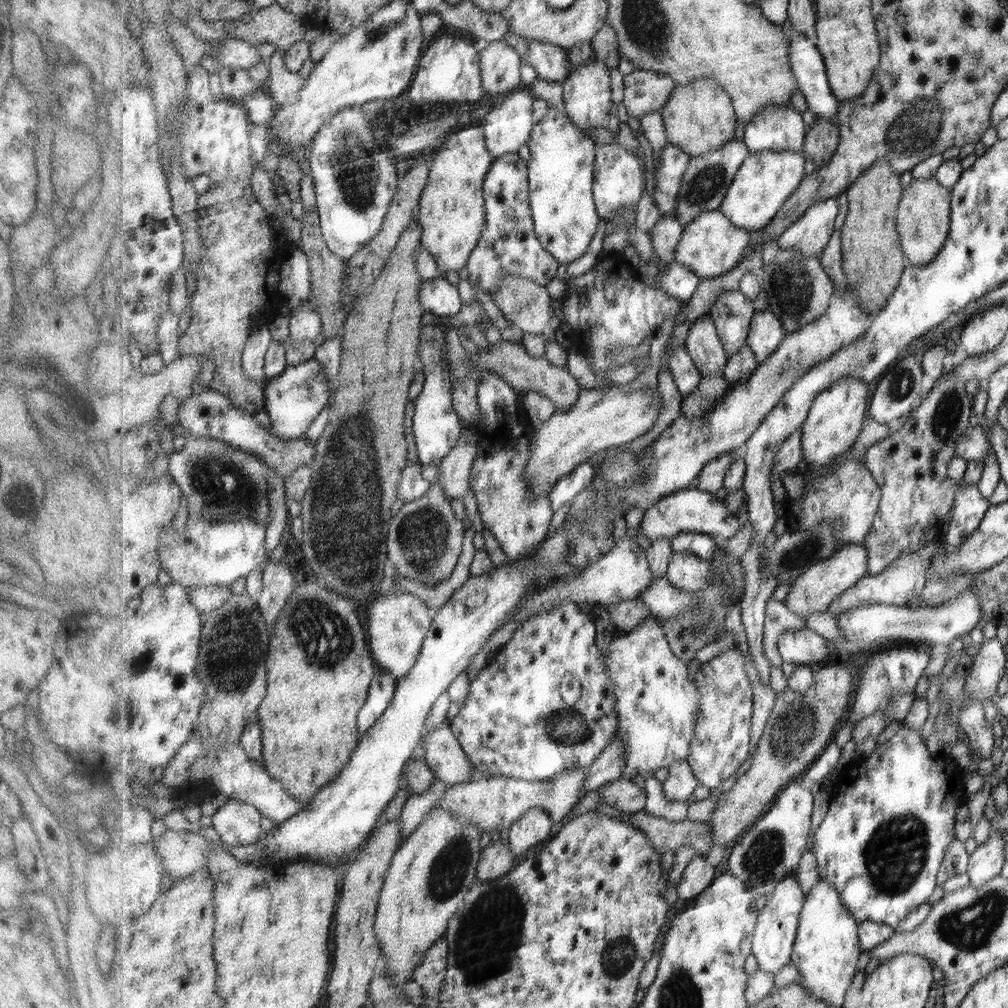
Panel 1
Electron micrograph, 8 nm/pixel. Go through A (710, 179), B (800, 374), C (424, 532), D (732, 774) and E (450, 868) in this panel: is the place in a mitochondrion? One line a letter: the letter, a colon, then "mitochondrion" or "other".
A: mitochondrion
B: other
C: mitochondrion
D: other
E: mitochondrion

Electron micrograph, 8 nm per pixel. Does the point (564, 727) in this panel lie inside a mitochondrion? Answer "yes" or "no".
yes

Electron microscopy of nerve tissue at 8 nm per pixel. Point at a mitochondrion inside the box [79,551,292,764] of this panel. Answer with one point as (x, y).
(232, 660)

